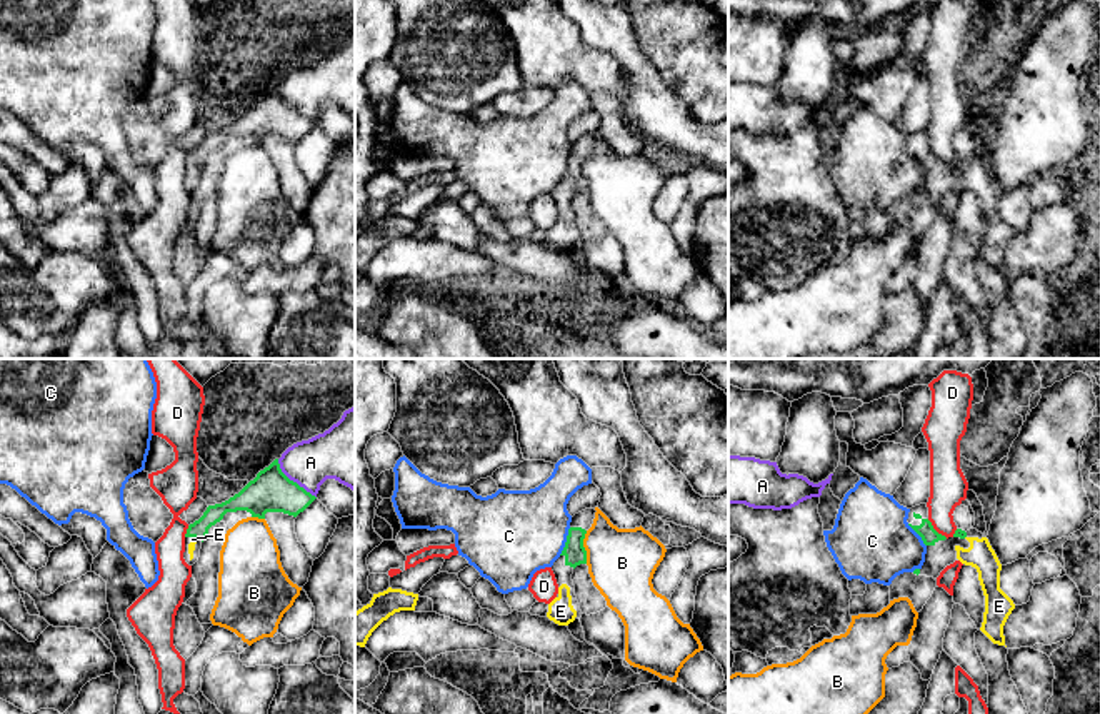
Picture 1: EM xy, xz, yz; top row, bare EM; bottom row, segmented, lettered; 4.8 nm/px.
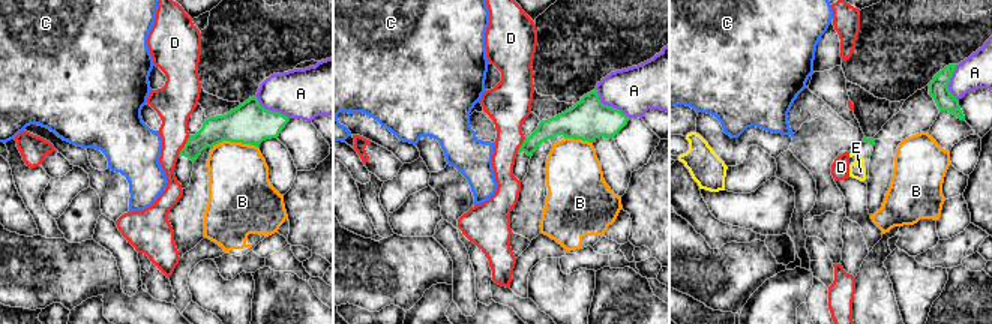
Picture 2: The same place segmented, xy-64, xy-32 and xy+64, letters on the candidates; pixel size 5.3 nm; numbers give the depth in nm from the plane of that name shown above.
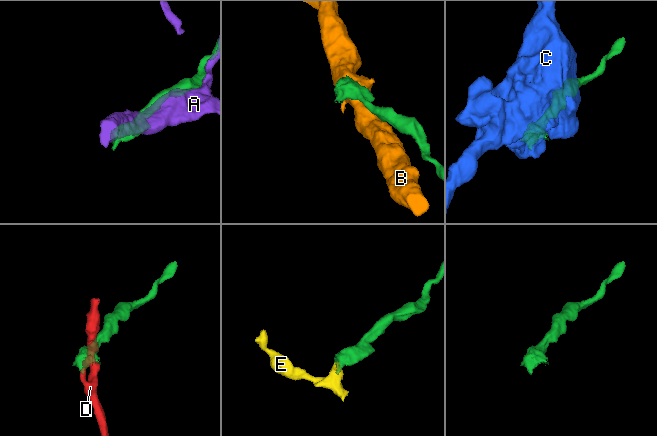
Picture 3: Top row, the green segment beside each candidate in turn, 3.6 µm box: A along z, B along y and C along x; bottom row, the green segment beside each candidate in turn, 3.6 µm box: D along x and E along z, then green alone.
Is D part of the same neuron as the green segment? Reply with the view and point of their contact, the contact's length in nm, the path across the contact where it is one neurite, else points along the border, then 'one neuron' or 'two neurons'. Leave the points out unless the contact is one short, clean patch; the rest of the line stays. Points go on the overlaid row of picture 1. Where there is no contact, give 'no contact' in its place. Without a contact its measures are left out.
yz (935, 531) | 140 nm | along yz (927, 519), (947, 538) | two neurons

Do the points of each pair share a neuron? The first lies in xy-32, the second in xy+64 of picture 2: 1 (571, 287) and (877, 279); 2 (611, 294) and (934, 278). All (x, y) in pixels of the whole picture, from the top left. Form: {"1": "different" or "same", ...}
{"1": "different", "2": "different"}

